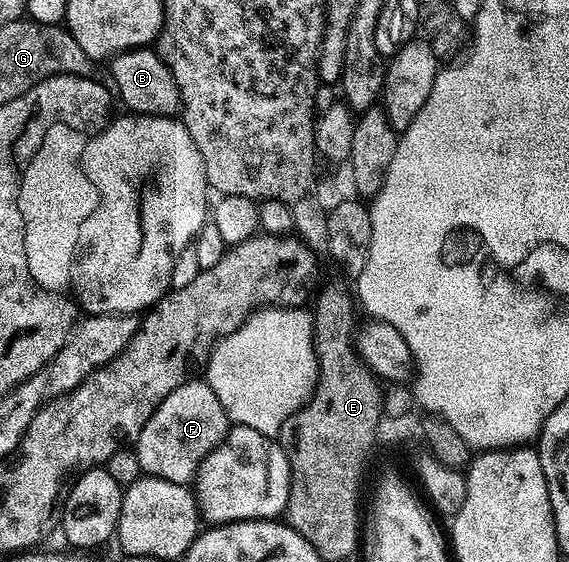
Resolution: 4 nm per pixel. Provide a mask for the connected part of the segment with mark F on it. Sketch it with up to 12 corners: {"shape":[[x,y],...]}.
{"shape":[[186,380],[143,424],[148,477],[184,486],[231,423],[204,380]]}

